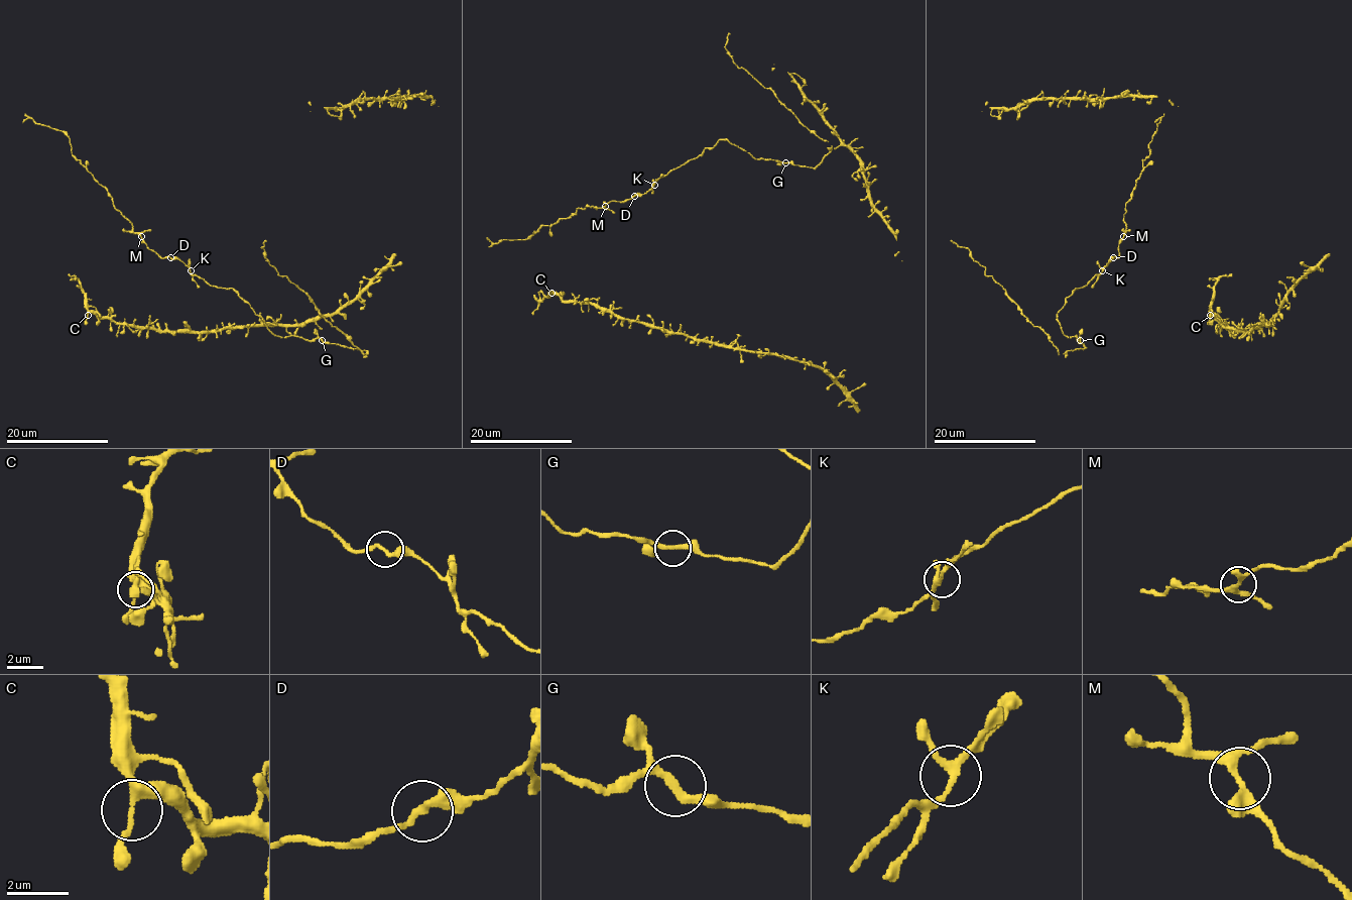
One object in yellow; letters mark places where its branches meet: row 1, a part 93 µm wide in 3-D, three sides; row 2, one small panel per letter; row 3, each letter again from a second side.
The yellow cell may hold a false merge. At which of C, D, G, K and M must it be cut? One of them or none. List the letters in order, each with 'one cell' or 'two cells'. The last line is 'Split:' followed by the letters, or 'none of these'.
C: one cell
D: one cell
G: one cell
K: one cell
M: one cell
Split: none of these

